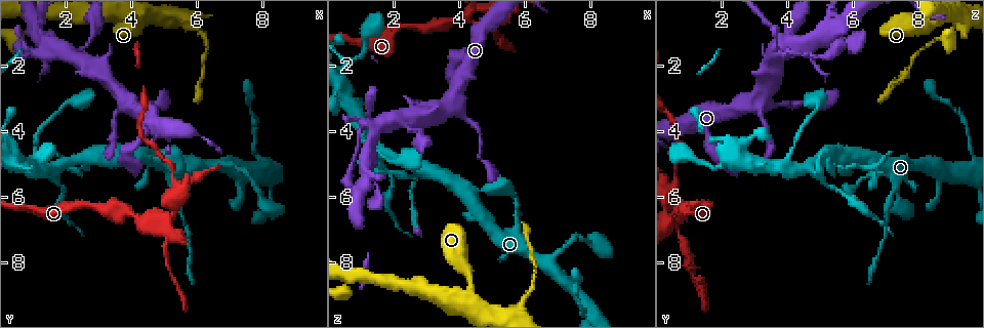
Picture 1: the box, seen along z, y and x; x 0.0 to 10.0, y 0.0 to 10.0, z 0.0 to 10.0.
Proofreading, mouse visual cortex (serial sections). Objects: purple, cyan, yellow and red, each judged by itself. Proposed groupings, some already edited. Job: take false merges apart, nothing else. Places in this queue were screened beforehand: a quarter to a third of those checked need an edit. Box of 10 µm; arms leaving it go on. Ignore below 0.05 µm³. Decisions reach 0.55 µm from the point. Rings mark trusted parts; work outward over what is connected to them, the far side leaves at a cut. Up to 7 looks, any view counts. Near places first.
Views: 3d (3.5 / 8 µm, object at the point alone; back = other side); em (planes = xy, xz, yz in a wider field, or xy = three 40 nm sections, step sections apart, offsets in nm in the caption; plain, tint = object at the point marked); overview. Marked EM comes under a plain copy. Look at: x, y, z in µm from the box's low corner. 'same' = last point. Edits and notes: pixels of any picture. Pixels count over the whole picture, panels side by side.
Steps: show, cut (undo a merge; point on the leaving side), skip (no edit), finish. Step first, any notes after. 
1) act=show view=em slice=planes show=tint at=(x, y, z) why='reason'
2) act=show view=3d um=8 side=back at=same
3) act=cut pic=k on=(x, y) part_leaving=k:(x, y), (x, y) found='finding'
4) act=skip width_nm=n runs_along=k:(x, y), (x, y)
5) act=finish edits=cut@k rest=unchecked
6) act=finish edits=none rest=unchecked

act=show view=3d um=3.5 at=(1.65, 5.05, 4.60) why='calibre changes'

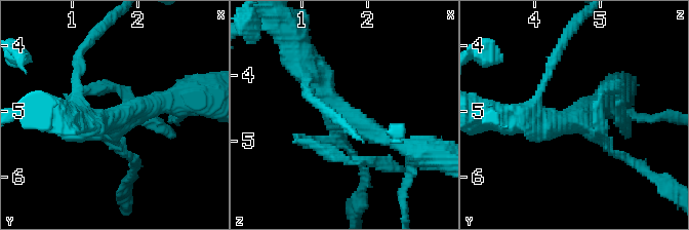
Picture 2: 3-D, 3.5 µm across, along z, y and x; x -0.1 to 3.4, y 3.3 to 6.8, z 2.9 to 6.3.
act=skip arm_widths_nm=150,200,250,250 runs_along=2:(401, 145), (341, 116), (304, 69) found='all the same cell'

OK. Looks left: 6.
act=show view=3d um=8 at=(4.50, 3.25, 3.90) why='thick turns thin'

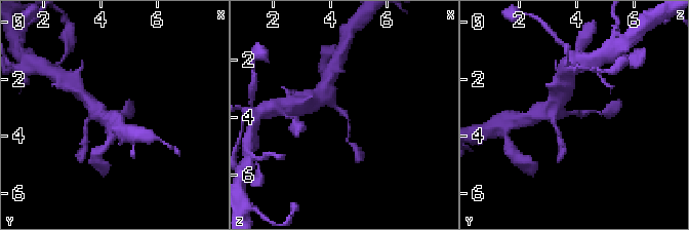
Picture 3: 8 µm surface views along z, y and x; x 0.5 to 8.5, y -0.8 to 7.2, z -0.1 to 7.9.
act=show view=3d um=3.5 at=same why='closer look'

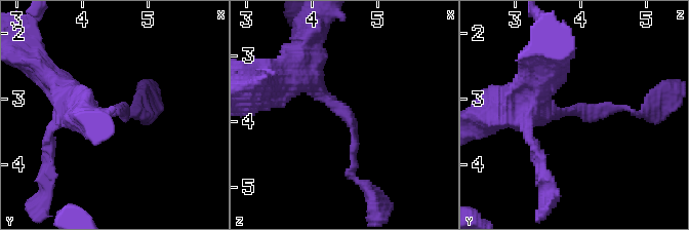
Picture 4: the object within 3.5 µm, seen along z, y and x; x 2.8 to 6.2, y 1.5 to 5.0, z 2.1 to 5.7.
act=show view=em slice=xy step=3 show=tint at=(4.50, 3.20, 3.90) arm_widths_nm=150,400

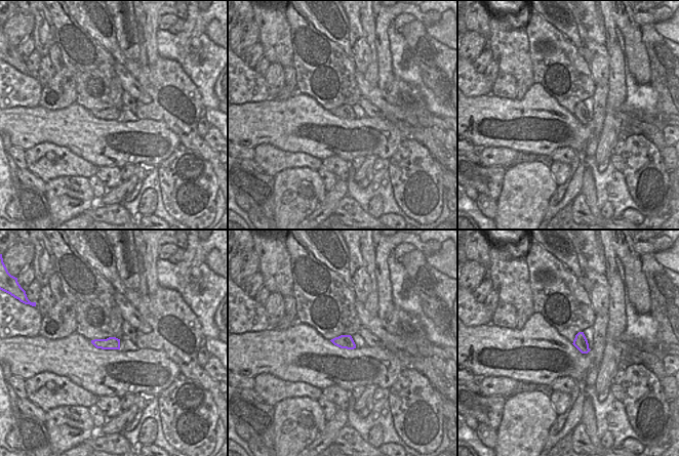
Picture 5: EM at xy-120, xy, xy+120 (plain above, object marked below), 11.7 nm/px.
act=skip found='one cell here'

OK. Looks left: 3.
act=show view=3d um=3.5 at=(5.80, 0.60, 9.35) why='sharp bend'

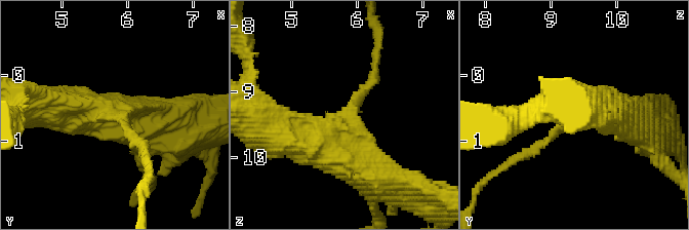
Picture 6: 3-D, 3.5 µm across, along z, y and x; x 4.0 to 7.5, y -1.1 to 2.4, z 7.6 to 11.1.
act=show view=em slice=xy step=1 show=tint at=(5.85, 0.60, 9.40) why='shape alone is not enough'

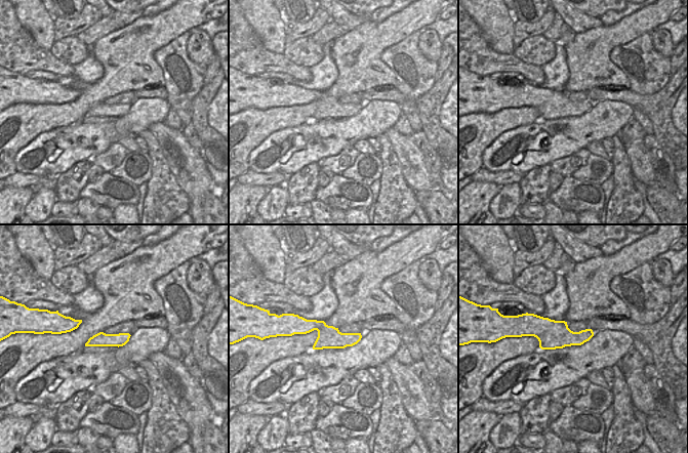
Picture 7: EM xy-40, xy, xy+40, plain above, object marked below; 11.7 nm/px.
act=cut pic=6 on=(371, 76) part_leaving=6:(359, 99), (374, 80), (377, 27) found='two cells meet here'

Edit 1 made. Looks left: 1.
act=finish edits=cut@6 rest=unchecked

